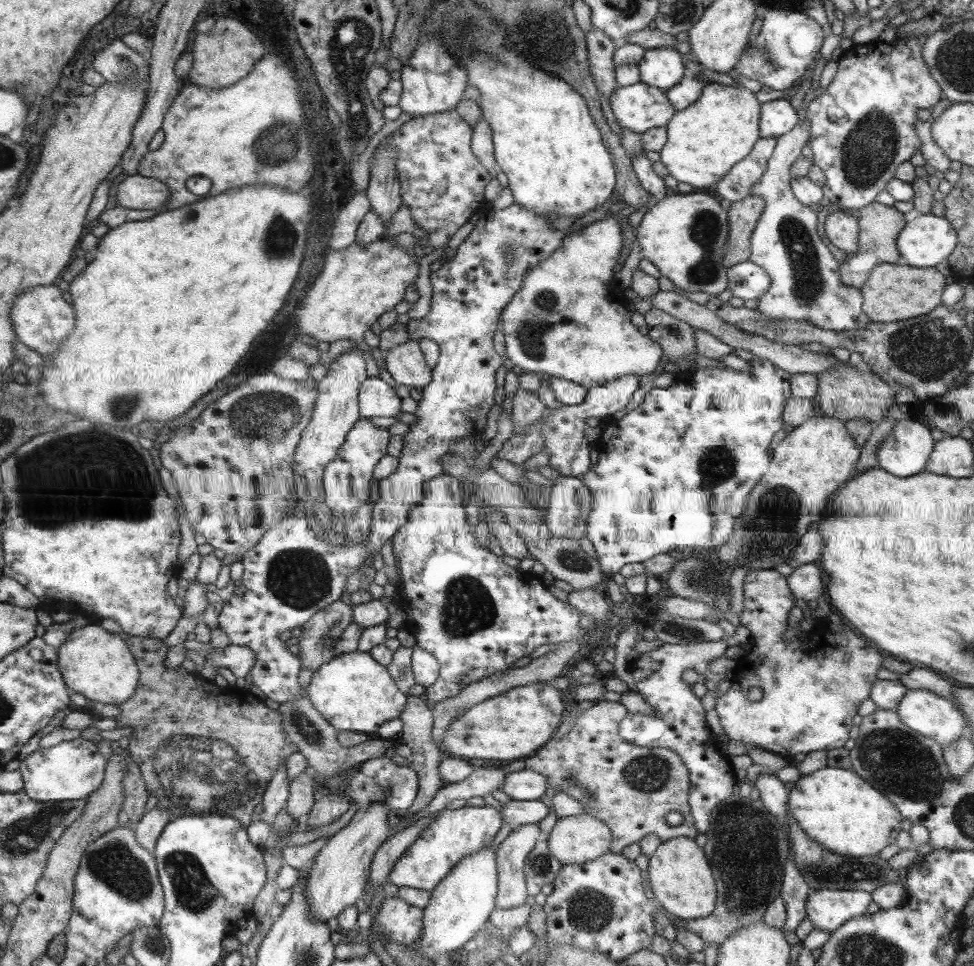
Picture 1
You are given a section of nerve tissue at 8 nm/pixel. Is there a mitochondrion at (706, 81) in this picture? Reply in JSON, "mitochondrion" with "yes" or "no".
{"mitochondrion":"no"}

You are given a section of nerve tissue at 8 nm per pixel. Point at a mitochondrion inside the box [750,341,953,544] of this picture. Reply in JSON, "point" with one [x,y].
{"point":[780,497]}

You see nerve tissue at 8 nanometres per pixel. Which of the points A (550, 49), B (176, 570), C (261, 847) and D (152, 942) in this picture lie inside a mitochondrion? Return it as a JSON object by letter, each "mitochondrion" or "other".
{"A":"mitochondrion","B":"other","C":"other","D":"mitochondrion"}

